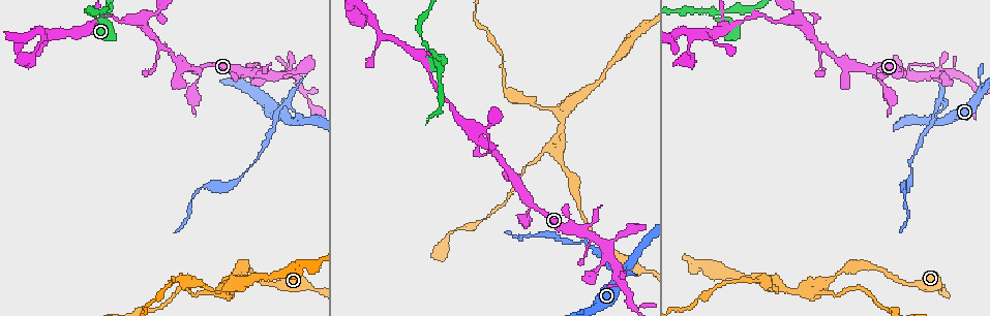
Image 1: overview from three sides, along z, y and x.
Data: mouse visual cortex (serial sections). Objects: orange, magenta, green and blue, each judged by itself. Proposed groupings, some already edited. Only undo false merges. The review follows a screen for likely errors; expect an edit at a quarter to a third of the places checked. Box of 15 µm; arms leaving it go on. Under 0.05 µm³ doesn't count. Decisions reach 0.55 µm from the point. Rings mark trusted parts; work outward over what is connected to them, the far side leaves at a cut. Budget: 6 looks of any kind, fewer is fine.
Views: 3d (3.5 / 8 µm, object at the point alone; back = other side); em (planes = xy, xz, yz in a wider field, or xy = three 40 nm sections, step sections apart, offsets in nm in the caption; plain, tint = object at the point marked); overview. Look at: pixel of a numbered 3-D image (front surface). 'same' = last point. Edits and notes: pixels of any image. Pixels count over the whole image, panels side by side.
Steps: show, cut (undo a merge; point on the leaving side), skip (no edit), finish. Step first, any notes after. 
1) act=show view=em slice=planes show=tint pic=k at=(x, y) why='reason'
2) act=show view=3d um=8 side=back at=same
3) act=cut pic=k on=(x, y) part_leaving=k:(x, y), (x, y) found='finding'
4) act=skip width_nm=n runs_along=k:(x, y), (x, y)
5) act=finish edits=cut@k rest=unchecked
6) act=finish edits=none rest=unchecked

act=show view=3d um=3.5 pic=1 at=(288, 103) why='abrupt turn'

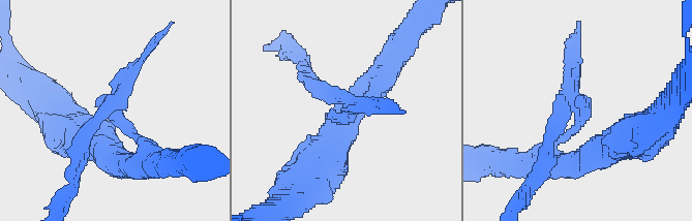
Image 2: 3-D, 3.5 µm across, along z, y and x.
act=show view=em slice=xy step=5 show=tint pic=2 at=(575, 108) why='shape alone is not enough'

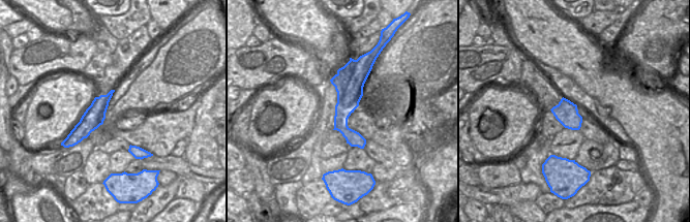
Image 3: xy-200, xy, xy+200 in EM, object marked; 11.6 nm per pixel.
act=show view=em slice=xy step=3 show=tint at=same why='cut it another way'

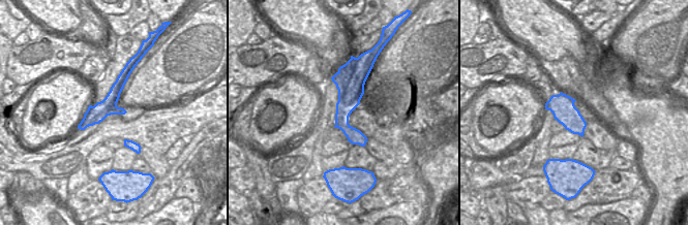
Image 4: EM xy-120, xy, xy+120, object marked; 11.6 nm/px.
act=cut pic=2 on=(571, 108) part_leaving=2:(136, 135), (107, 109), (78, 148) found='a second cell is stuck on'

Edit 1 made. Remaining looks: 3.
act=show view=3d um=3.5 pic=1 at=(553, 150) why='abrupt turn'

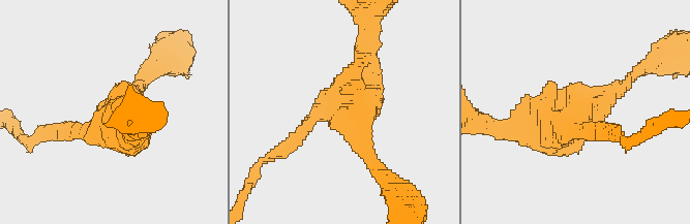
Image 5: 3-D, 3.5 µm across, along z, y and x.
act=show view=em slice=xy step=3 show=tint pic=5 at=(572, 121) arms=3 arm_widths_nm=200,200,350 why='shape alone is not enough'

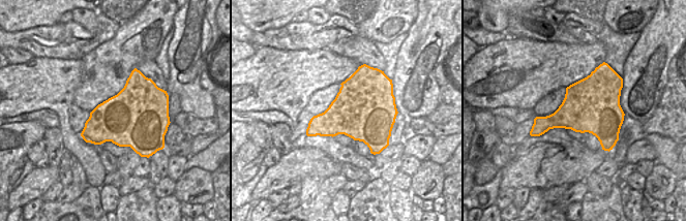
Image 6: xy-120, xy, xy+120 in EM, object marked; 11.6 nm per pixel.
act=skip runs_along=5:(623, 86), (546, 137), (512, 127) found='continuous, no second cell'

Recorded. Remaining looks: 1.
act=finish edits=cut@2 rest=unchecked

